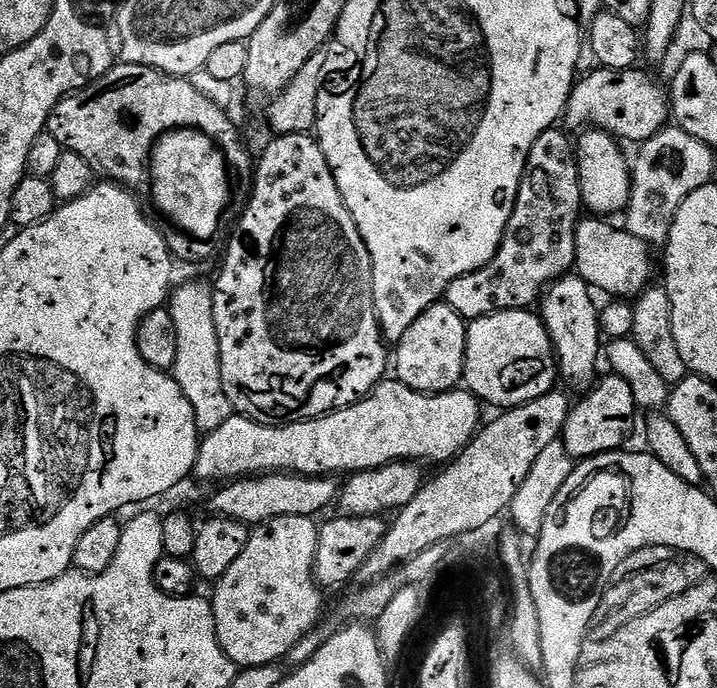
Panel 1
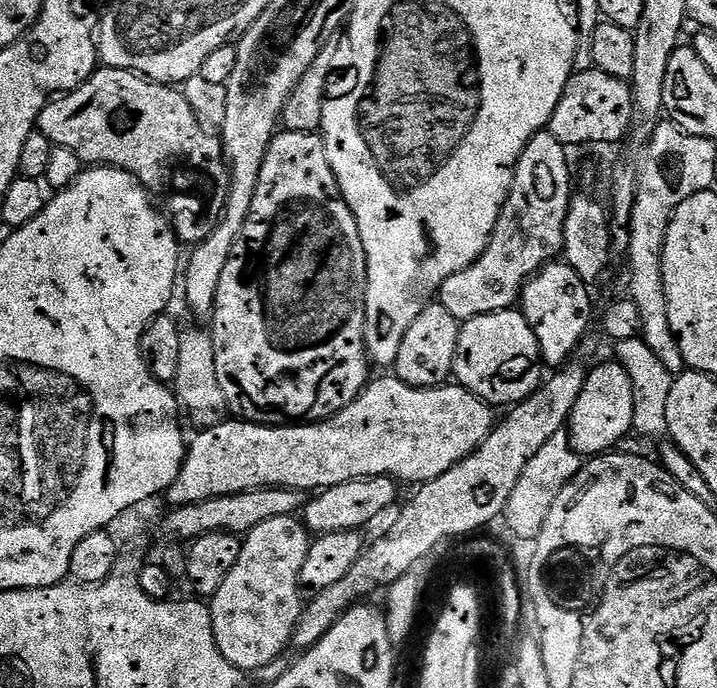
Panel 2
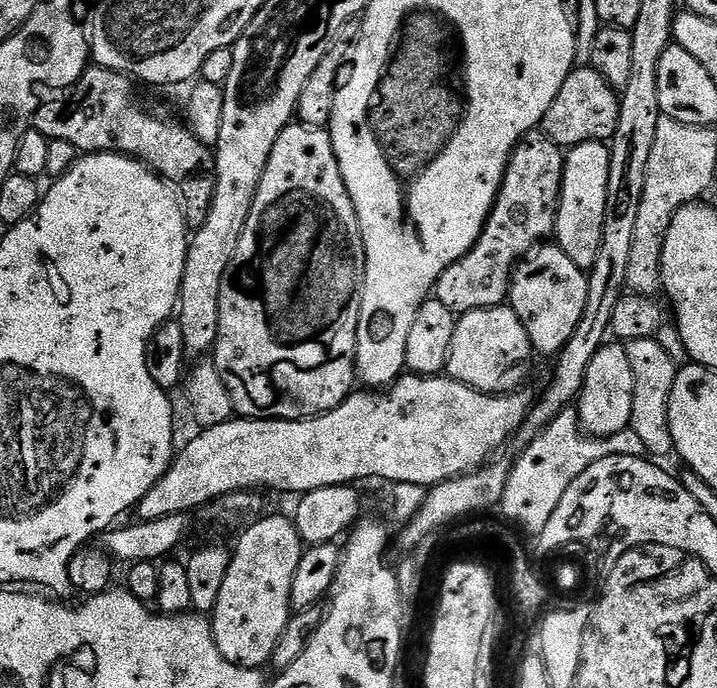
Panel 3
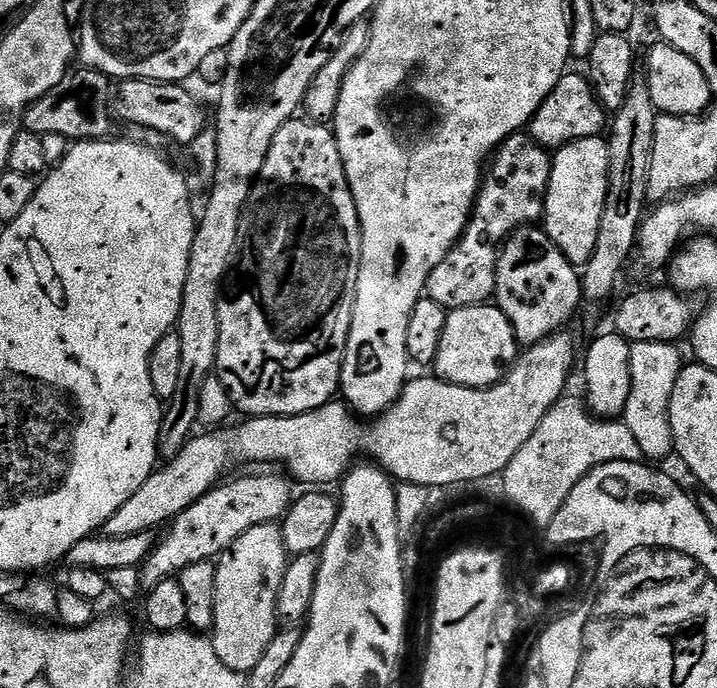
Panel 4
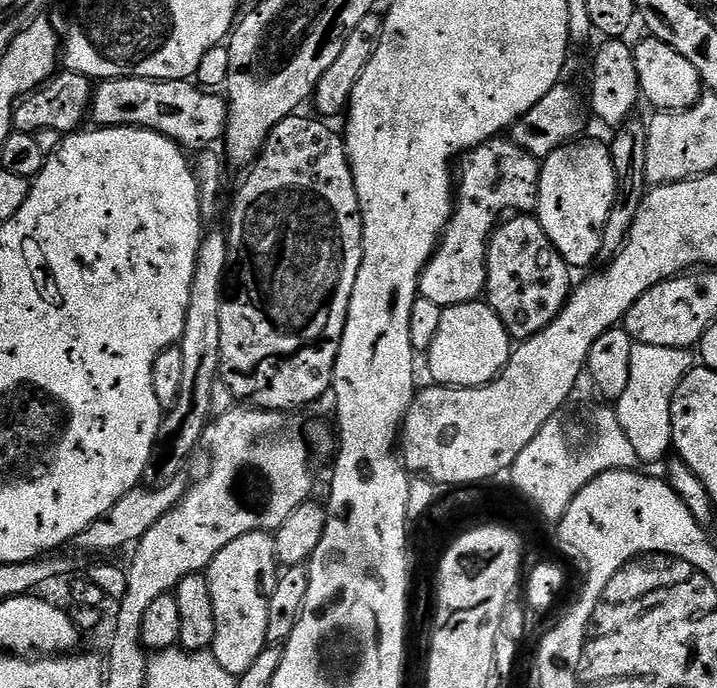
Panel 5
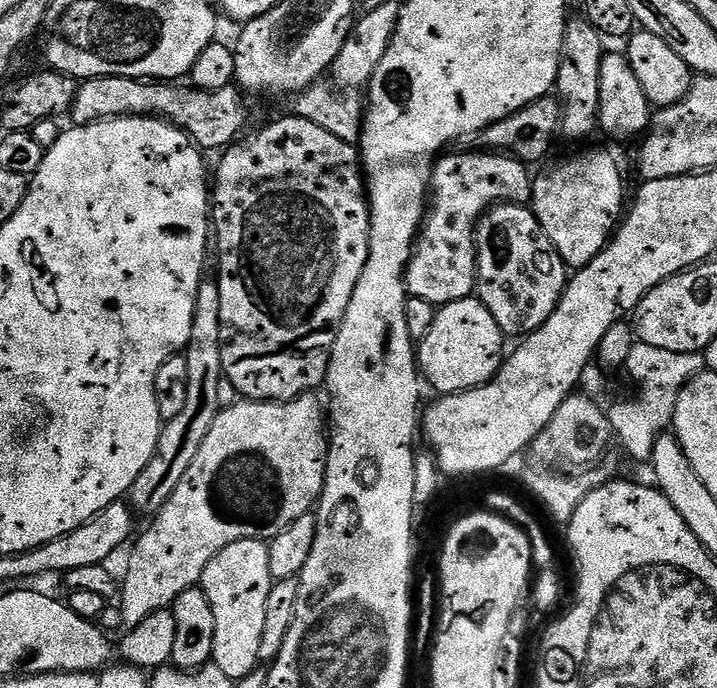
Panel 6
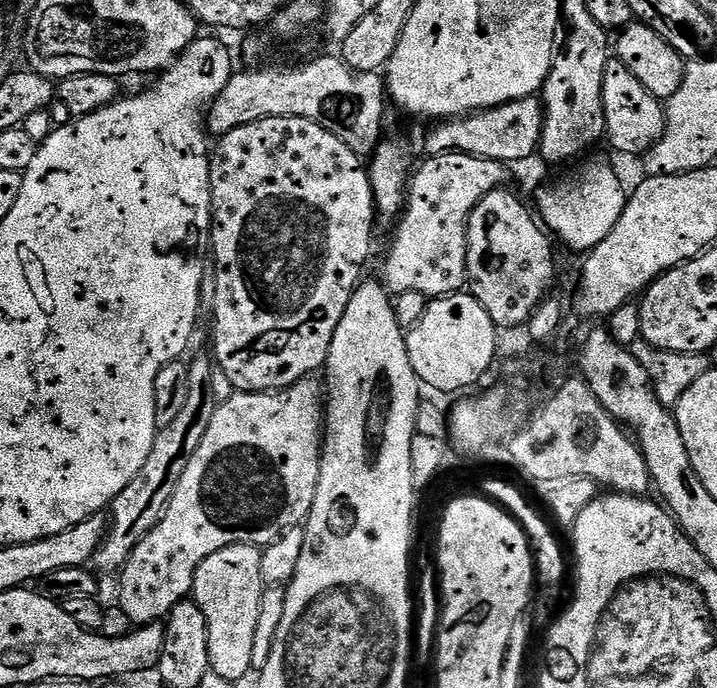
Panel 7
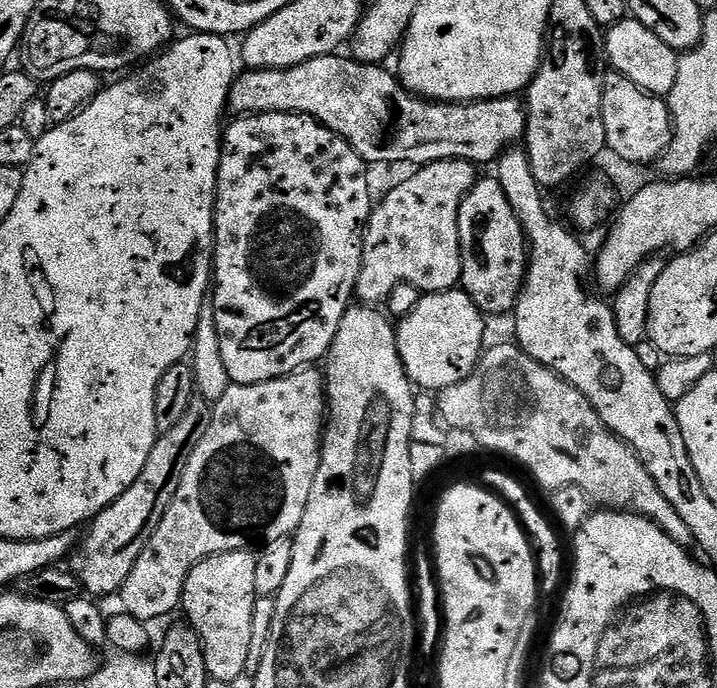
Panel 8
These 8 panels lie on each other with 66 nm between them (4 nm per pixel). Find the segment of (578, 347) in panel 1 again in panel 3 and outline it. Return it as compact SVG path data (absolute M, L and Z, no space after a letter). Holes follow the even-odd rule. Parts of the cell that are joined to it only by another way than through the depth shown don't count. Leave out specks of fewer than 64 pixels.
M544 242L532 248L512 270L512 285L508 288L507 307L518 314L518 322L526 326L526 334L537 357L555 358L570 342L578 322L582 322L582 310L586 310L588 277L585 269L574 266L560 247Z

